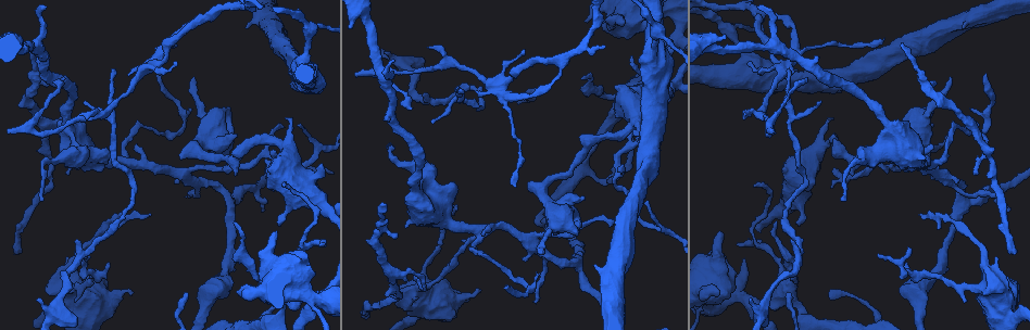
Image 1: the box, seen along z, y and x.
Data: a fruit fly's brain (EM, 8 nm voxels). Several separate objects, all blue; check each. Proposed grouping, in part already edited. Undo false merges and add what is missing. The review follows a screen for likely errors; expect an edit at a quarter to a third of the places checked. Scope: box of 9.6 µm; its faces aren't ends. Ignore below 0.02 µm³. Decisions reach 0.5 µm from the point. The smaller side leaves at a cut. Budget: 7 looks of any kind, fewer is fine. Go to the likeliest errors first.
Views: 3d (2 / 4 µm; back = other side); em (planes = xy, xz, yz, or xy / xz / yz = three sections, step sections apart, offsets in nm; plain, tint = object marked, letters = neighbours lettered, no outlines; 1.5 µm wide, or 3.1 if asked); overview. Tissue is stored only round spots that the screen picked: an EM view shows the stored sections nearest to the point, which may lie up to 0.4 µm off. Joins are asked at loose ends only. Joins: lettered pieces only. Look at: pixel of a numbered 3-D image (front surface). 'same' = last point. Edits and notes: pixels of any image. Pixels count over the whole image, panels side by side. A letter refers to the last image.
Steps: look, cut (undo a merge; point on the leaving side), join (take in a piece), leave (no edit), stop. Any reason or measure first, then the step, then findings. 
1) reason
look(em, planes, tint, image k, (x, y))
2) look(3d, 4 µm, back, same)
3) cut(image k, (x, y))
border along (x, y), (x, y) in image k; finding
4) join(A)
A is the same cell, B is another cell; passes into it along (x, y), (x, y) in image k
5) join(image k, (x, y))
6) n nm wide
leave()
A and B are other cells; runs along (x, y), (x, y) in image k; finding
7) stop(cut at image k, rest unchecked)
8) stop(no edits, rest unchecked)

long arm stops here
look(3d, 4 µm, image 1, (20, 253))

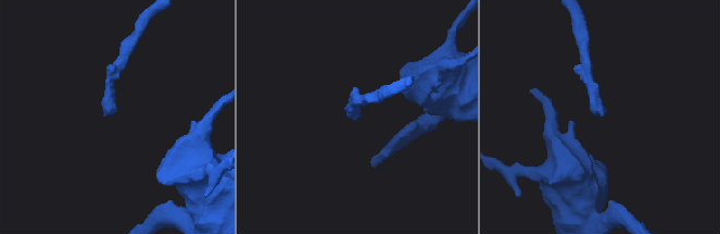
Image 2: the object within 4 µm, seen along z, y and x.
now the EM
look(em, yz, step 8, letters, image 2, (602, 110))

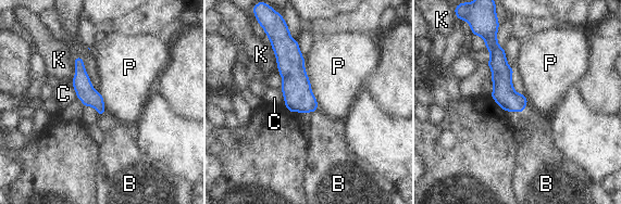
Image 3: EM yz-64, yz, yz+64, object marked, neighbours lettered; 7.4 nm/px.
look(em, planes, letters, same)

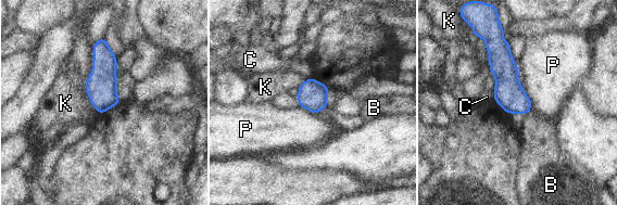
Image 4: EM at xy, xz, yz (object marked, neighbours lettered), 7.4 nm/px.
leave()
B, C, K and P are other cells; border along (523, 88), (530, 101), (531, 107) in image 4; no lettered piece goes on from it

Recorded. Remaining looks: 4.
look(3d, 4 µm, image 1, (230, 109))

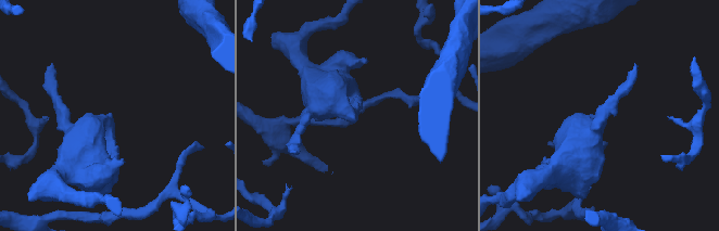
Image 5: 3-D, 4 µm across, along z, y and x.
look(em, planes, tint, image 5, (357, 117))

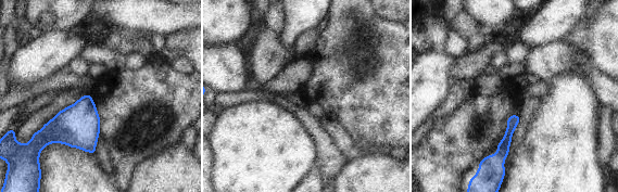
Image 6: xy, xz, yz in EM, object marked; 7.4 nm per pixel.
see the neighbours
look(em, planes, letters, same)

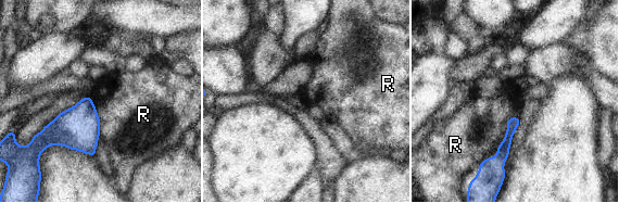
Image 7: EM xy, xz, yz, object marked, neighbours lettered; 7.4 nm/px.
leave()
R is another cell; border along (518, 116), (508, 119), (496, 148) in image 7; none of them fits

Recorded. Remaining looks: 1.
stop(no edits, rest unchecked)

